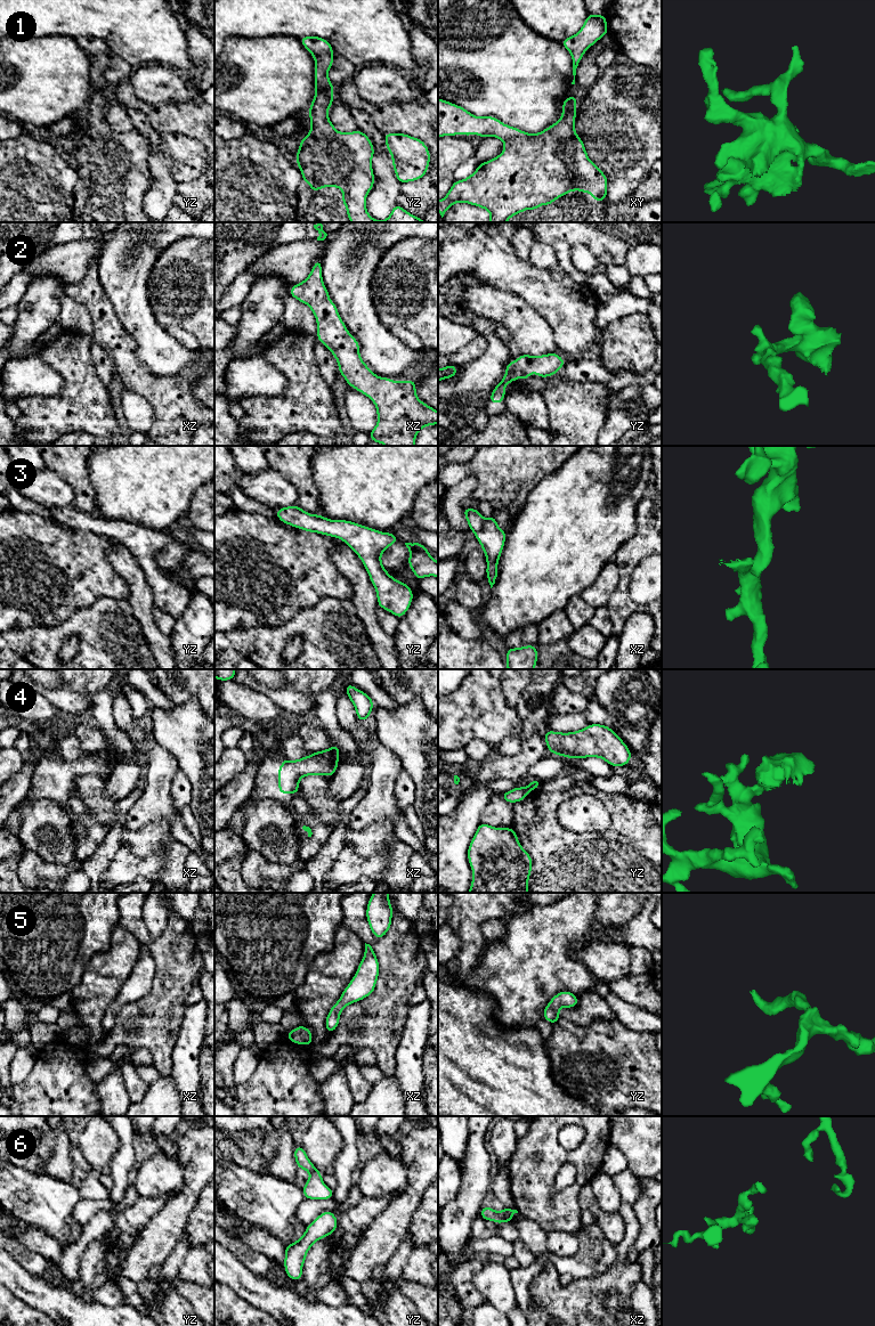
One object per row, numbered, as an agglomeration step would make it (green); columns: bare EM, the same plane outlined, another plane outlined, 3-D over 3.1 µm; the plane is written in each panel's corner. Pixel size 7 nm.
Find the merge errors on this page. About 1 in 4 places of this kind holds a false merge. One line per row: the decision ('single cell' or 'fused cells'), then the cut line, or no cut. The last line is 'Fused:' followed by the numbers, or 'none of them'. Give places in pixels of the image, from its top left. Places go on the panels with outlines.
1: single cell | no cut
2: single cell | no cut
3: single cell | no cut
4: fused cells | xz (330, 749), (337, 758)
5: single cell | no cut
6: single cell | no cut
Fused: 4

